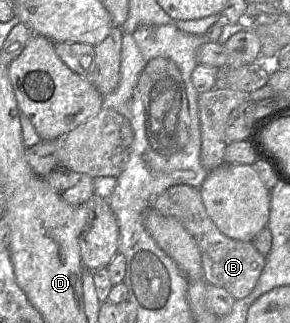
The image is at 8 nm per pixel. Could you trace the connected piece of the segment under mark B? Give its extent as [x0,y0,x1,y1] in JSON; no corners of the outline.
[152,184,266,299]

